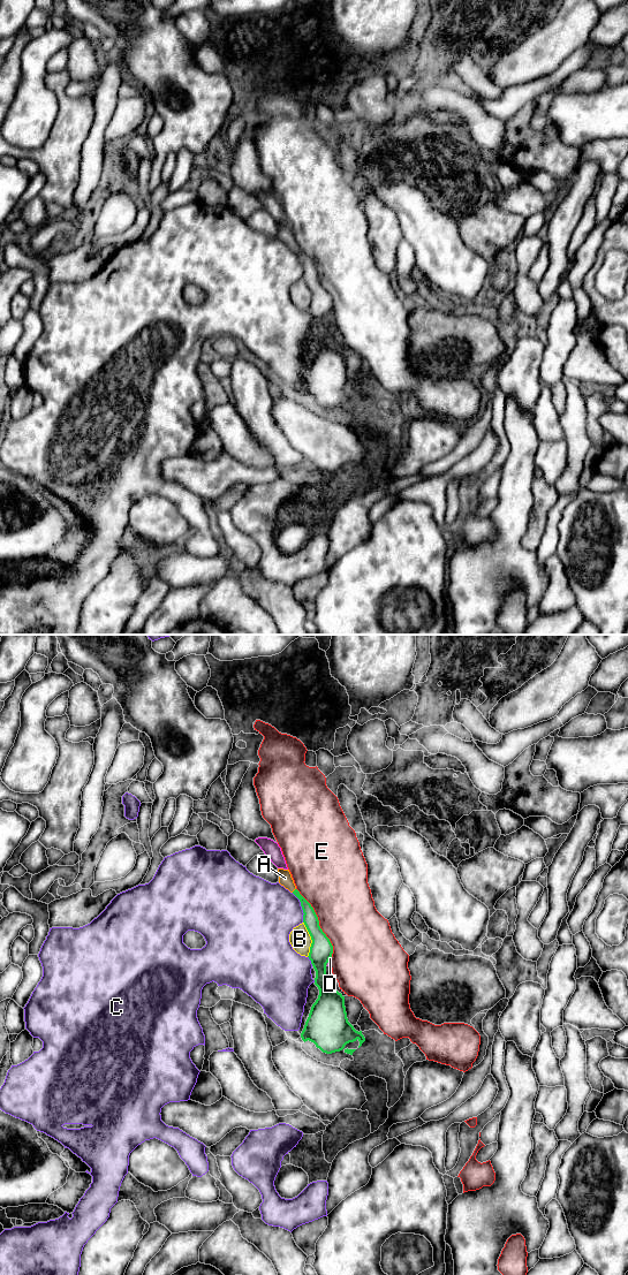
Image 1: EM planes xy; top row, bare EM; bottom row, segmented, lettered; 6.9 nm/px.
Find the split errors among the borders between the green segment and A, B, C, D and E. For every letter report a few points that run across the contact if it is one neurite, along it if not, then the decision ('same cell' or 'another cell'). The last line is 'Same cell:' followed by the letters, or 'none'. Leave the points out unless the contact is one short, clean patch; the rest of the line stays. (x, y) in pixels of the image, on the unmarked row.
A: line xy (310, 274), (305, 259), (294, 245), (285, 233); same cell
B: another cell
C: another cell
D: another cell
E: another cell
Same cell: A

